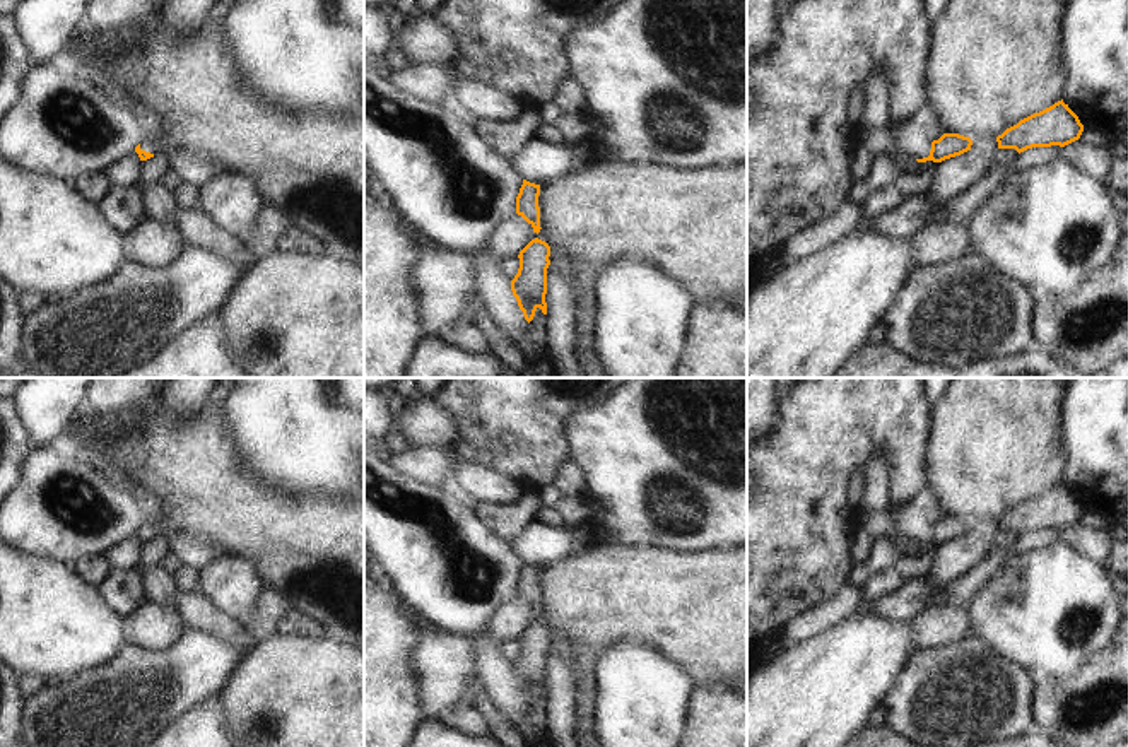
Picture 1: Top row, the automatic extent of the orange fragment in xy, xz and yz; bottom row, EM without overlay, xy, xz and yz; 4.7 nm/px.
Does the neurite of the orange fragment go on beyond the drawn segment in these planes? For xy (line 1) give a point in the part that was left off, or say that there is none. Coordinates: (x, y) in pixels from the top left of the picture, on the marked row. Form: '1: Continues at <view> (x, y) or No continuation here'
1: Continues at xy (156, 141)

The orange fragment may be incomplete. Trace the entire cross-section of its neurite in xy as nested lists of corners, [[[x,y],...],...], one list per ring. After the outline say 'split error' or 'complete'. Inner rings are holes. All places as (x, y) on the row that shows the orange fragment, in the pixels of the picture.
[[[135,109],[144,130],[145,138],[135,147],[140,161],[147,161],[156,154],[167,157],[176,150],[174,142],[166,135],[162,121],[149,109]]]; split error

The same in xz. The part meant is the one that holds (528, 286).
[[[535,238],[518,255],[520,268],[511,280],[513,296],[530,323],[540,308],[547,315],[547,268],[550,265],[550,246]]]; complete

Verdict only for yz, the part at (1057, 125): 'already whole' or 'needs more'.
already whole

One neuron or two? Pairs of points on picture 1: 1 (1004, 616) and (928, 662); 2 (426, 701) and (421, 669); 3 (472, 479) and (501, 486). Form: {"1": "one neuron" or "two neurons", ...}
{"1": "two neurons", "2": "one neuron", "3": "one neuron"}

